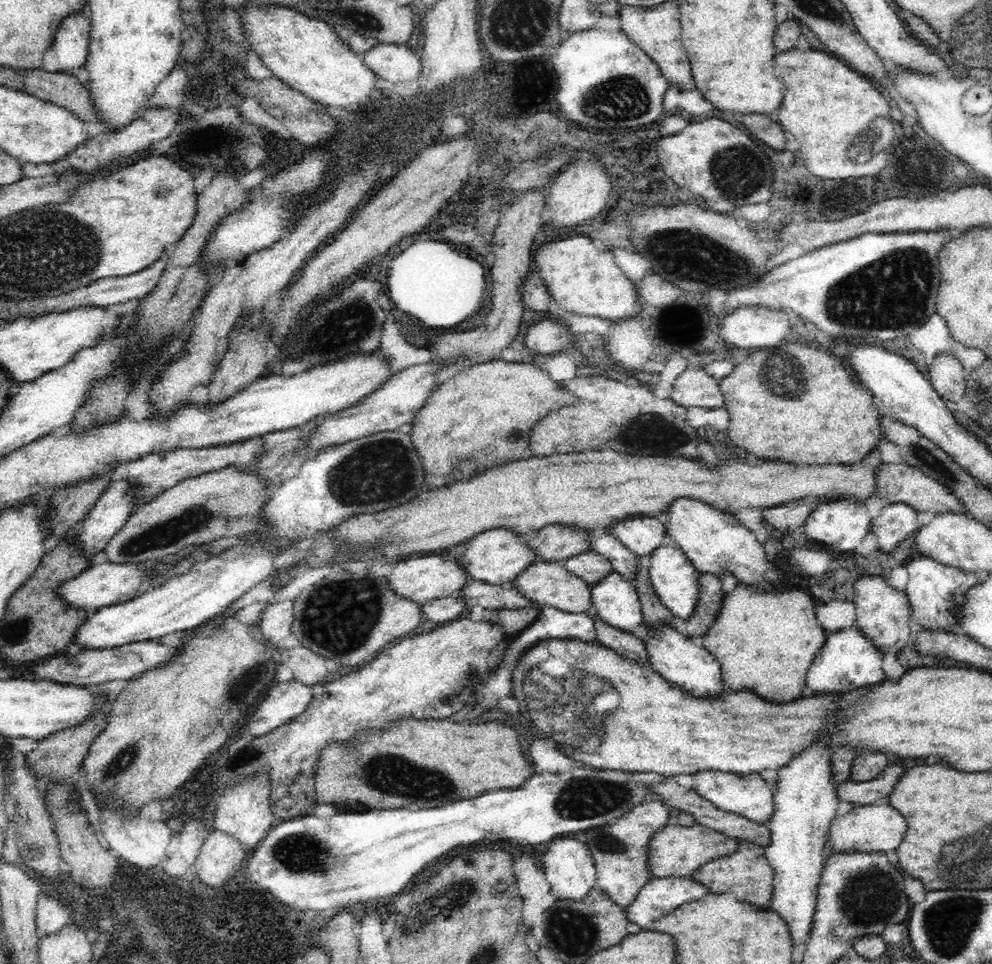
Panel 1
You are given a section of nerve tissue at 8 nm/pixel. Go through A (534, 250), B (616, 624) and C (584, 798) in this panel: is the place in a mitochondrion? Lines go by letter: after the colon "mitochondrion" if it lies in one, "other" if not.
A: other
B: other
C: mitochondrion

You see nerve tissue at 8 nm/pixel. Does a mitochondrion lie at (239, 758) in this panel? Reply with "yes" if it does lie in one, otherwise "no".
yes

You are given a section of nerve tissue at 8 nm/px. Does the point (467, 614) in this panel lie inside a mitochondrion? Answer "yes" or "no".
no

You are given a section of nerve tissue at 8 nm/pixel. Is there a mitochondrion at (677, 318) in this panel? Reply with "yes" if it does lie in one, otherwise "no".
no

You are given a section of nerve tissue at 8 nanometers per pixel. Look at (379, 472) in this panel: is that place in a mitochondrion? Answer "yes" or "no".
yes

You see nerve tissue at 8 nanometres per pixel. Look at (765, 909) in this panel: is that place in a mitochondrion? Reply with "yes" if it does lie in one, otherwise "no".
no

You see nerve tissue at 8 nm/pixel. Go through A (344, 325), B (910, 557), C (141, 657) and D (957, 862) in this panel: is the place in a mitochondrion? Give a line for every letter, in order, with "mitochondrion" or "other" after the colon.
A: mitochondrion
B: other
C: other
D: mitochondrion

